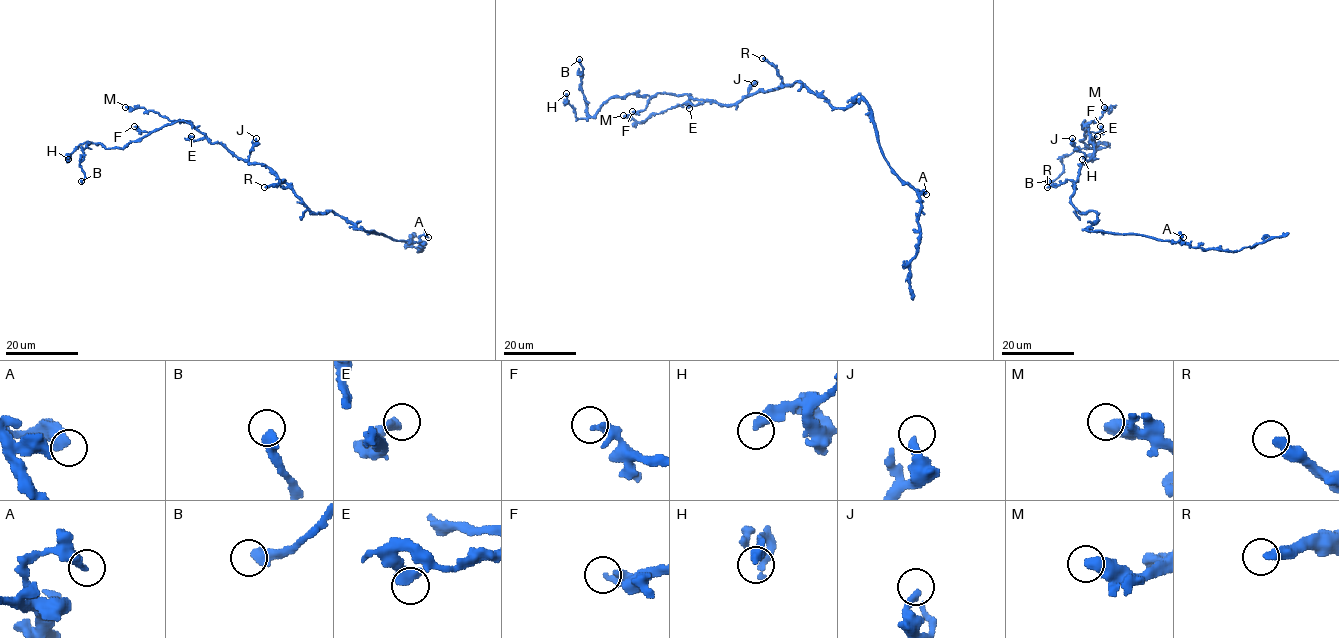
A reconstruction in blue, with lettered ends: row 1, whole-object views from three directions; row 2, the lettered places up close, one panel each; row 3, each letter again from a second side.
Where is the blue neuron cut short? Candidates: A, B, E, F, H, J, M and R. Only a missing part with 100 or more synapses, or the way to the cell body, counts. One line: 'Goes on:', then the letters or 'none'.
Goes on: none

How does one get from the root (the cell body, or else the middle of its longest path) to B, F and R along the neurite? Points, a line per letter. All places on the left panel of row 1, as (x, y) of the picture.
B: (293, 191), (266, 166), (244, 161), (185, 121), (165, 124), (123, 148), (89, 142), (80, 158), (81, 181)
F: (293, 191), (266, 166), (244, 161), (220, 144), (212, 143), (185, 121), (165, 124), (150, 132), (134, 126)
R: (293, 191), (283, 180), (279, 184), (264, 187)

